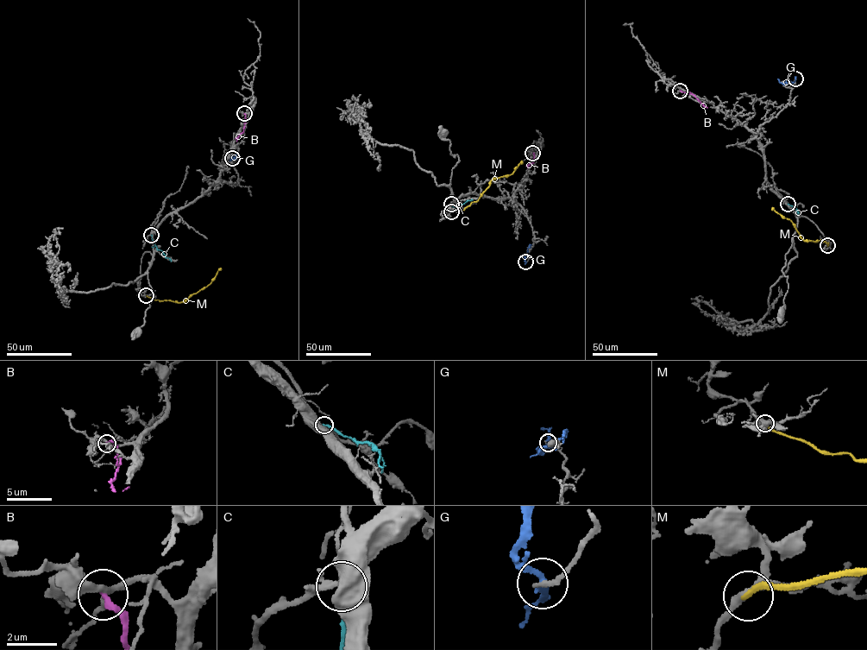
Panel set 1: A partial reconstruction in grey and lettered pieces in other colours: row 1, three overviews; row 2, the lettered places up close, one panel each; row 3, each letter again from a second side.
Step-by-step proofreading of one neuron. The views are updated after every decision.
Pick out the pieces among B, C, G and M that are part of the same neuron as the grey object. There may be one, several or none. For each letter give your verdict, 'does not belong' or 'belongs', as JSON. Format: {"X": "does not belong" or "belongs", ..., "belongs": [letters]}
{"B": "does not belong", "C": "does not belong", "G": "does not belong", "M": "does not belong", "belongs": []}

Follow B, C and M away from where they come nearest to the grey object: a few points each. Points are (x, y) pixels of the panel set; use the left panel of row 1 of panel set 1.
B: (244, 113), (243, 131), (236, 141)
C: (151, 235), (156, 248), (171, 261)
M: (146, 295), (160, 301), (185, 302), (210, 284), (221, 269)

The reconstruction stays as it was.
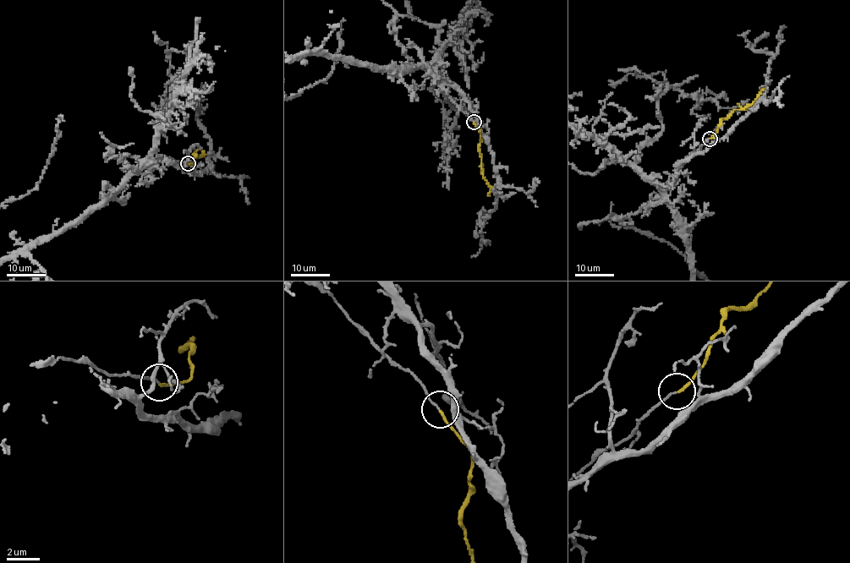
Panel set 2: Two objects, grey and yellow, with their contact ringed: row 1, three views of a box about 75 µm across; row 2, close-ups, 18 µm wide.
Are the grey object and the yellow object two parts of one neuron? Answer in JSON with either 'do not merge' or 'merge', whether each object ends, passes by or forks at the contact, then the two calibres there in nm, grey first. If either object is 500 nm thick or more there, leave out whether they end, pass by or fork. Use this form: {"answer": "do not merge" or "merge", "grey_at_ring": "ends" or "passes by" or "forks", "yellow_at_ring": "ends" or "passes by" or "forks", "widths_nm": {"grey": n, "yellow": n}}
{"answer": "merge", "grey_at_ring": "ends", "yellow_at_ring": "ends", "widths_nm": {"grey": 110, "yellow": 150}}

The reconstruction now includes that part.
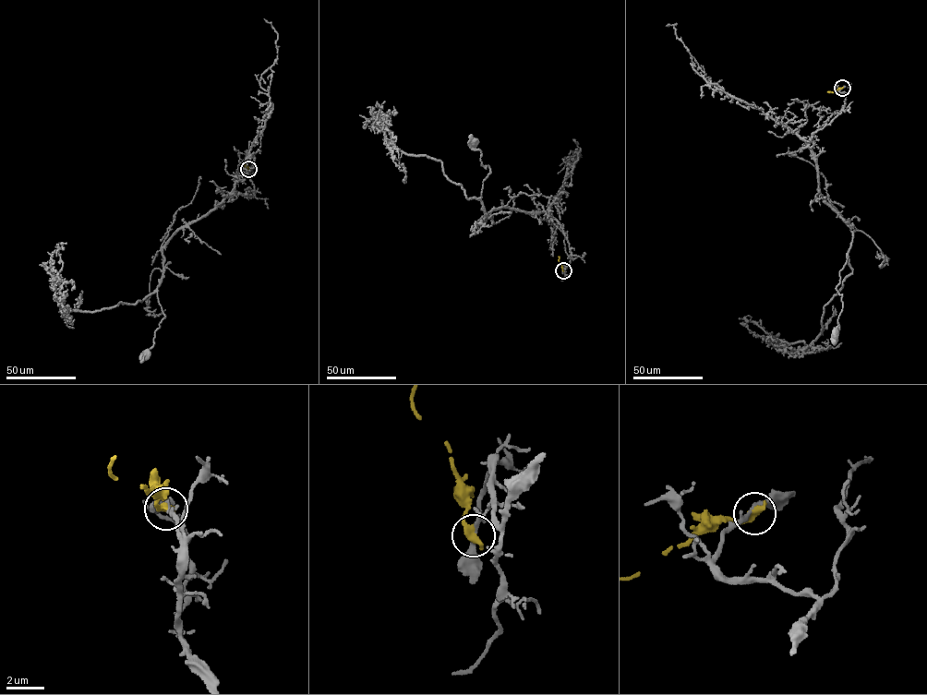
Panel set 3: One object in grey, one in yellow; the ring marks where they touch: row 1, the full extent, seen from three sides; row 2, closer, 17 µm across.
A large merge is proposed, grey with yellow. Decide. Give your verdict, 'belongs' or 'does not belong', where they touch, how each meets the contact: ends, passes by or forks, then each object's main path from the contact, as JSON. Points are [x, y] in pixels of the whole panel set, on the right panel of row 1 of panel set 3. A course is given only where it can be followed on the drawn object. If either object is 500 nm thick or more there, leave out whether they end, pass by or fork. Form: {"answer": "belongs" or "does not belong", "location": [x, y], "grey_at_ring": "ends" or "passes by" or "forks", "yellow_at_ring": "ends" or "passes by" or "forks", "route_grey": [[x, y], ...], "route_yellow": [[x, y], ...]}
{"answer": "does not belong", "location": [842, 88], "grey_at_ring": "passes by", "yellow_at_ring": "ends", "route_grey": [[842, 88], [844, 109], [808, 143], [821, 195], [852, 233], [836, 287], [843, 307], [836, 332]], "route_yellow": [[842, 88], [827, 92]]}

